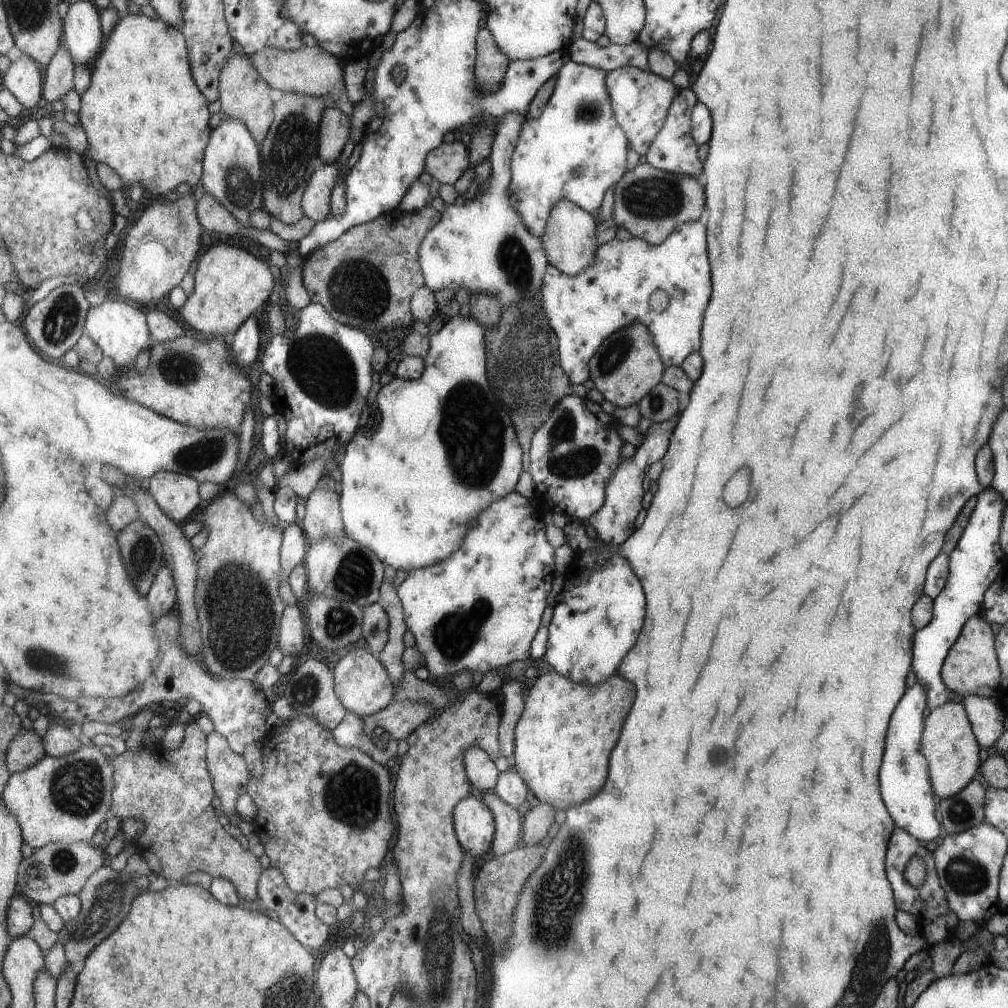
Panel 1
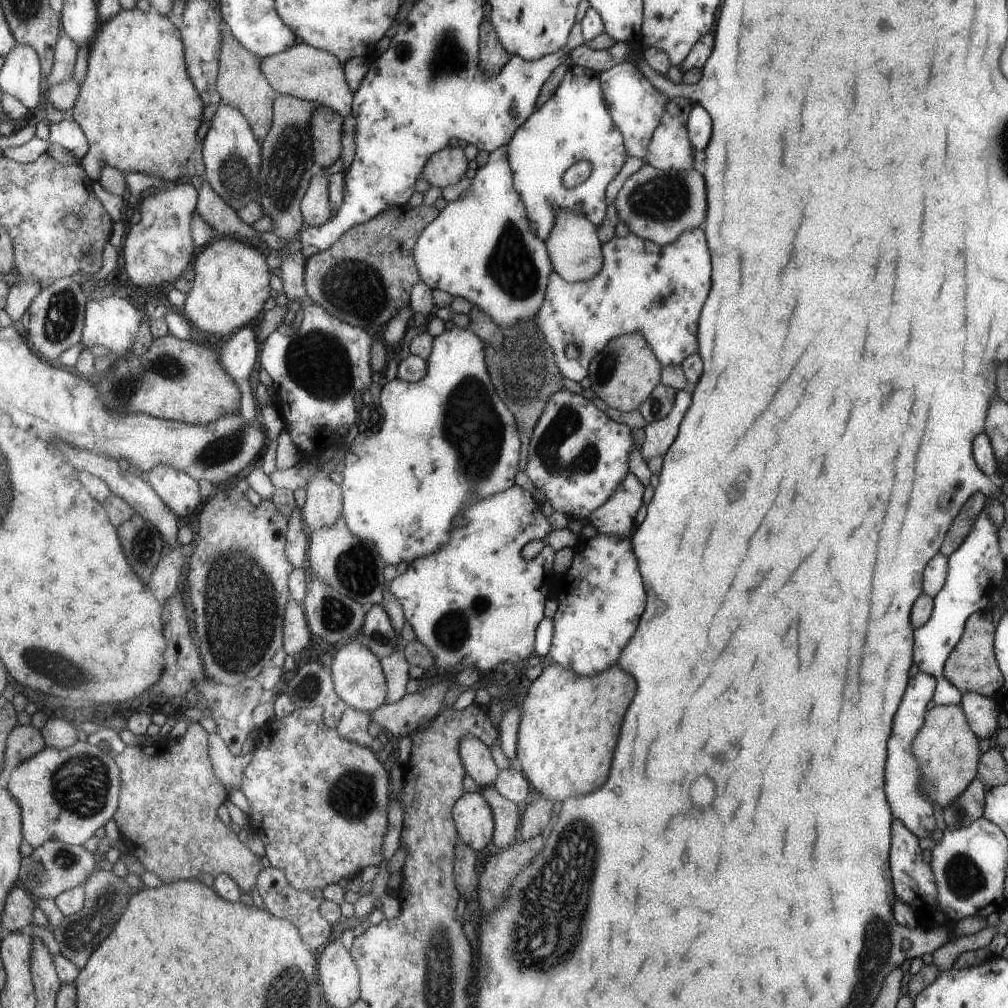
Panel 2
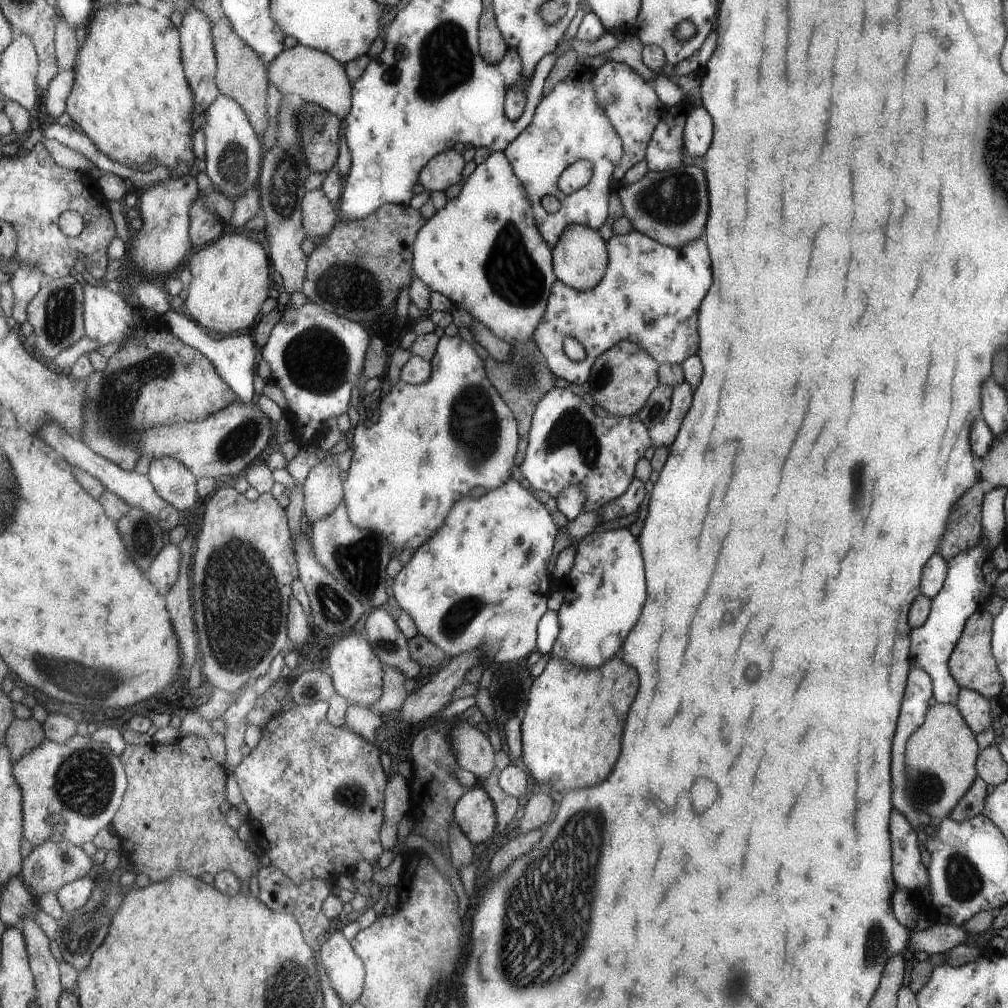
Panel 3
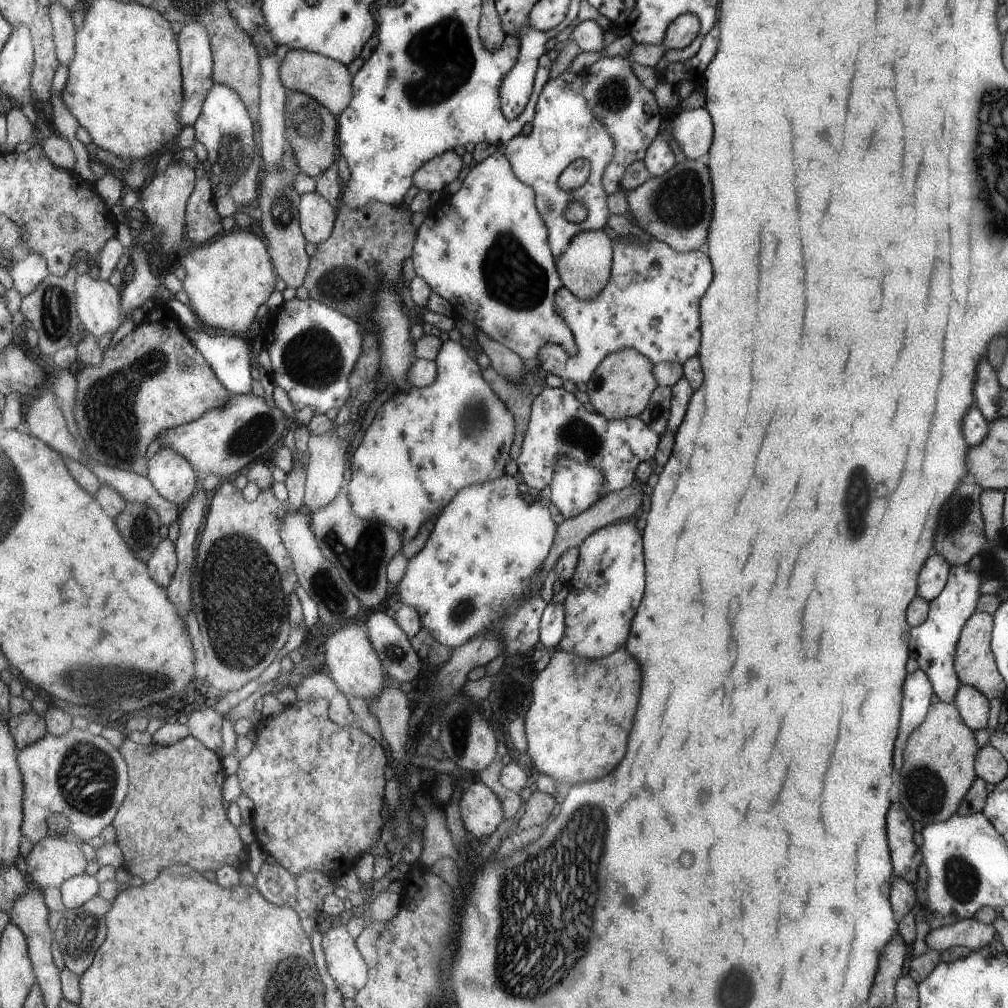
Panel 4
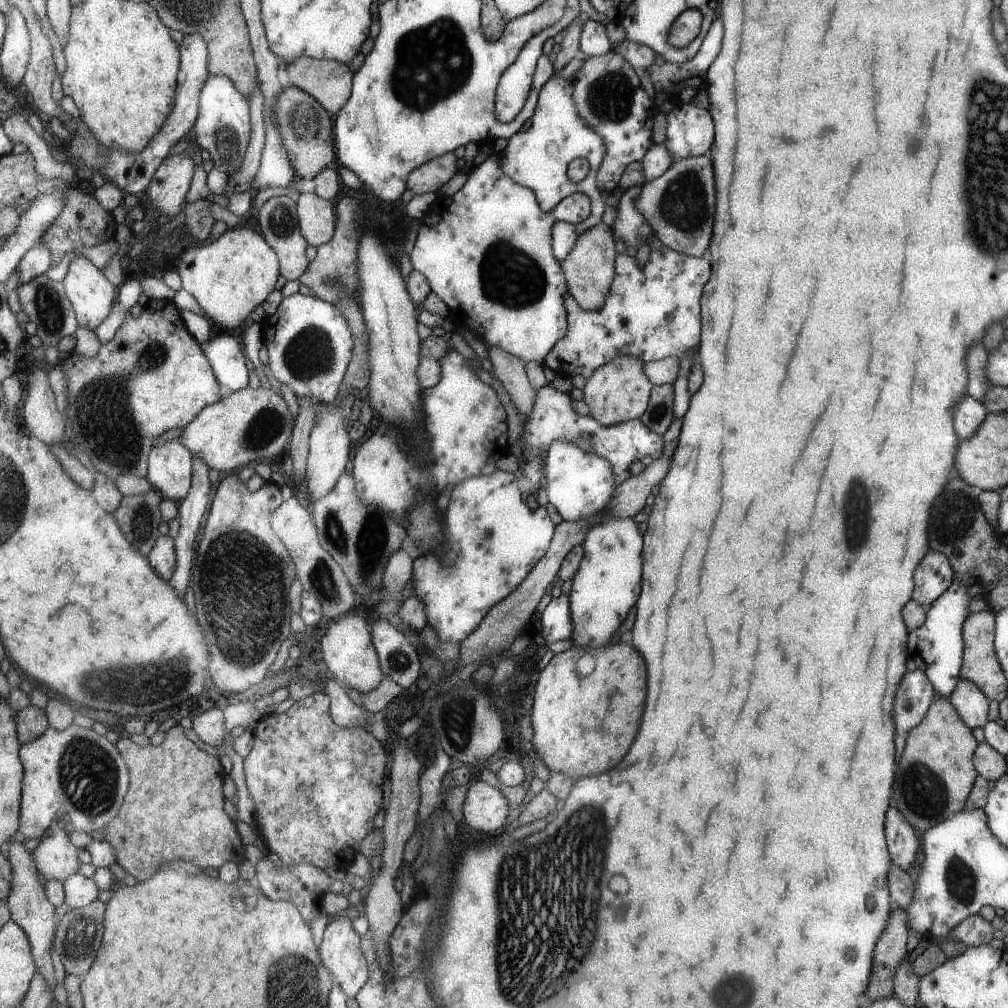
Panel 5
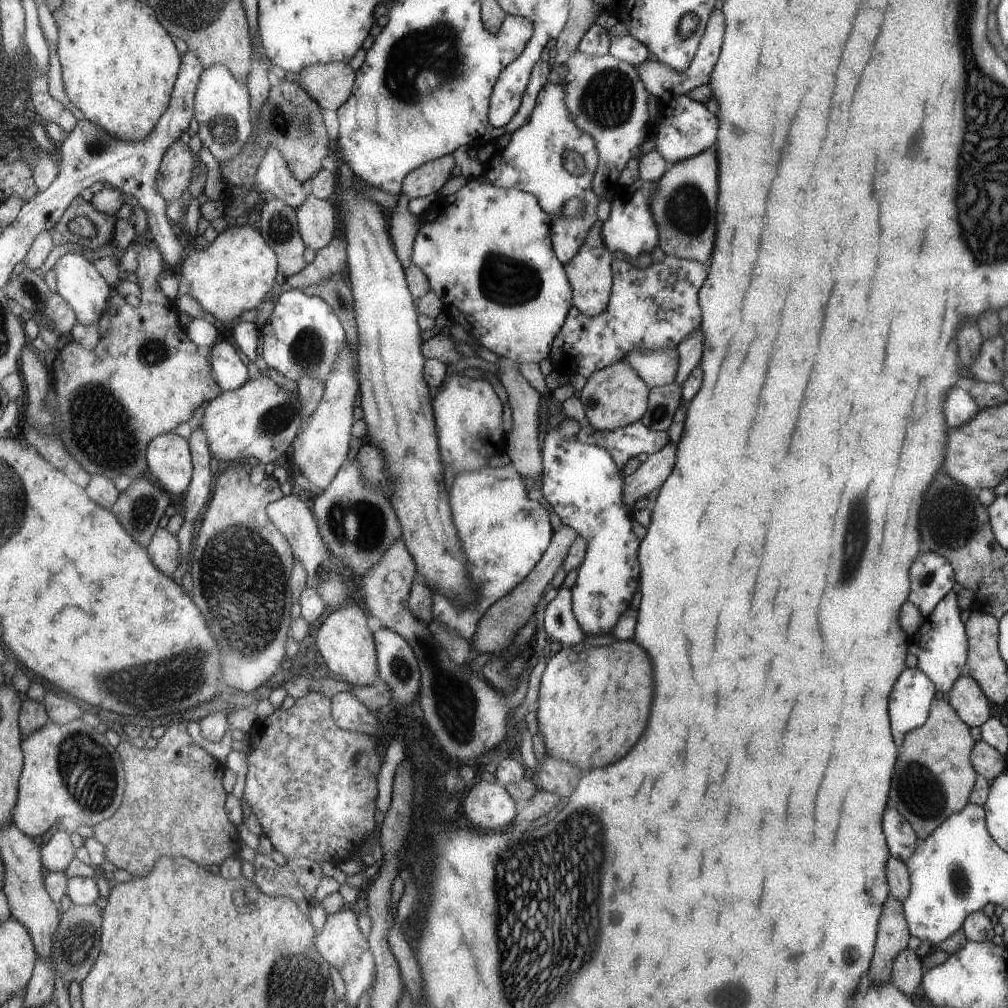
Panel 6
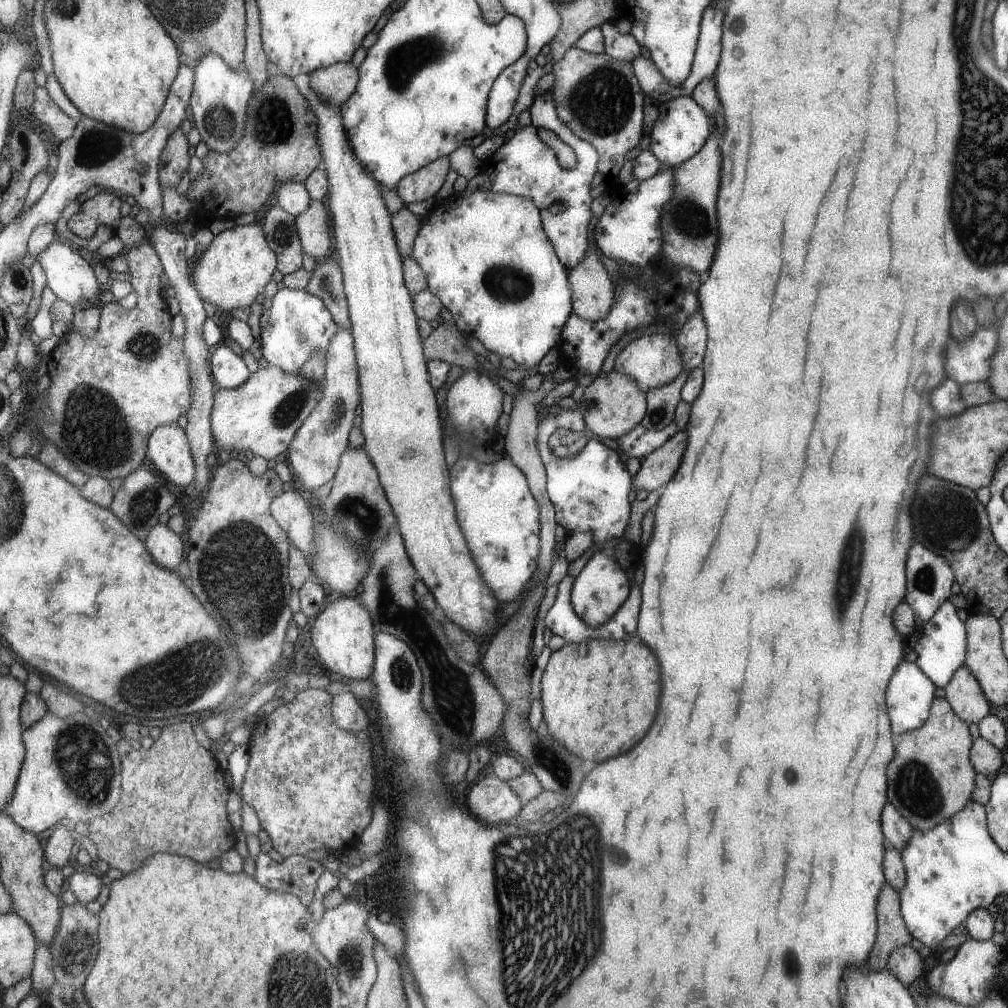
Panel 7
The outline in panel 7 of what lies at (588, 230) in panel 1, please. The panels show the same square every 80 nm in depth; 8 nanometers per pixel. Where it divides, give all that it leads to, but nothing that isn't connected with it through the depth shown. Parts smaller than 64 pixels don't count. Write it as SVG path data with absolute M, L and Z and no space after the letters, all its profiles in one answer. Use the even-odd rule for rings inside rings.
M588 246L583 259L567 273L572 289L572 314L589 322L604 319L613 308L615 292L595 247Z

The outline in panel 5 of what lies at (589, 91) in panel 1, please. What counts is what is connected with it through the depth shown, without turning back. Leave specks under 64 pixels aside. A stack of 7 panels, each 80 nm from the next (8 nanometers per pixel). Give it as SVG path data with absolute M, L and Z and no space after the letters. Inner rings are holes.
M551 75L540 88L532 123L525 132L517 131L507 139L505 148L499 153L501 170L506 177L521 186L532 189L543 212L553 210L560 200L573 193L581 193L590 198L589 216L580 223L557 221L552 224L552 253L560 262L571 252L575 242L588 228L601 223L604 213L604 196L596 185L596 172L604 159L604 144L601 137L592 131L579 116L572 99L573 85L568 79ZM572 158L589 160L587 176L573 184L565 176L567 165Z

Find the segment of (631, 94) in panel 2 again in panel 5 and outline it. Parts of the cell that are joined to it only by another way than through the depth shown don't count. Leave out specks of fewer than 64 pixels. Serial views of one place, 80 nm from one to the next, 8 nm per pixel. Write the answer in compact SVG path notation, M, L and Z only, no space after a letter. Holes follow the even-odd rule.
M609 50L605 54L585 56L583 59L583 64L569 81L573 85L572 99L576 104L579 116L589 128L592 128L593 132L596 132L601 137L604 144L604 159L600 162L596 172L596 185L603 196L606 197L609 195L609 190L613 190L617 186L617 180L623 174L623 168L631 160L640 161L642 159L641 156L645 154L645 150L649 148L655 108L653 108L654 102L651 102L651 98L641 88L639 74L633 72L633 68L624 57Z

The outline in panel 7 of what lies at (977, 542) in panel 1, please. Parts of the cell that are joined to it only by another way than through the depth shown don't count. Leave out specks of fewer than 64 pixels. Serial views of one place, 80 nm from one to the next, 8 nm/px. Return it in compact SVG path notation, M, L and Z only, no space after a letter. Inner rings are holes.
M945 599L943 604L937 608L936 614L920 628L918 639L912 646L912 651L916 654L914 663L939 688L944 688L967 658L967 633L964 629L964 622L959 620L956 611L957 609L951 605L951 602Z

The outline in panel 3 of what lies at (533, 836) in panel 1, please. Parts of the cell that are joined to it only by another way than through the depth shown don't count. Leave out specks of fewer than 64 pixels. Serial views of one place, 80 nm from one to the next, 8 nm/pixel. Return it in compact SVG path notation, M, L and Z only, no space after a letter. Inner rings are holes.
M539 792L527 797L525 806L519 814L515 832L525 834L539 826L546 826L551 812L553 812L553 801L549 794Z

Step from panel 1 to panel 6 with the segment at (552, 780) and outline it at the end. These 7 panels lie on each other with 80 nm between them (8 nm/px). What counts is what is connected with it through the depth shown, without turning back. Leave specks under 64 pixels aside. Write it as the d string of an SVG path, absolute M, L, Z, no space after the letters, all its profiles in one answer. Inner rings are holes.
M613 642L597 648L563 646L546 661L535 702L544 750L554 759L581 766L581 770L621 760L645 728L651 696L653 668L645 650L635 642ZM585 664L589 664L587 672L583 672Z

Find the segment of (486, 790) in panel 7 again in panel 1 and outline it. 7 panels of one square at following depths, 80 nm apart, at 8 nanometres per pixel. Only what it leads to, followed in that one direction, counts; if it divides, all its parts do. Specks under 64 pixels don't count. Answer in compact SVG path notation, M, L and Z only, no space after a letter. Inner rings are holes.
M473 795L461 799L452 812L456 823L457 840L472 858L485 854L491 847L495 834L495 818L483 800Z

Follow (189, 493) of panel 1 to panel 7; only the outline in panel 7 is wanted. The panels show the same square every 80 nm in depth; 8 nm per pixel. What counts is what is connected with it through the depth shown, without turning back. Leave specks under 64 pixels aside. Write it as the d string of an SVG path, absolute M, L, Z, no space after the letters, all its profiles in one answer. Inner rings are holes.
M177 423L152 432L148 458L175 488L183 489L194 482L197 465L192 444L186 430L181 430Z

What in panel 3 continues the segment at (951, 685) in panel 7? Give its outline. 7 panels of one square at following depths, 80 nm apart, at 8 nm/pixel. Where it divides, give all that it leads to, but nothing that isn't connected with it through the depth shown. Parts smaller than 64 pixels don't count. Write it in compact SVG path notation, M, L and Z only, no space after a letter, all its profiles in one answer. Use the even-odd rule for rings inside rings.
M961 688L955 705L968 727L973 729L973 732L979 734L979 732L983 732L985 728L991 726L989 702L985 700L984 696L981 696L981 693Z

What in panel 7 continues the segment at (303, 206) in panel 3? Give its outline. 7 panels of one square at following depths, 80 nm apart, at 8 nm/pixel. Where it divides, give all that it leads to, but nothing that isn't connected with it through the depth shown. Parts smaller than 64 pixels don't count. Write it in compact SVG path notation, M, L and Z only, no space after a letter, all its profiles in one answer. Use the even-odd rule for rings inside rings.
M310 200L308 207L295 217L296 233L300 237L300 245L304 252L314 260L329 252L329 223L328 210L321 200Z

